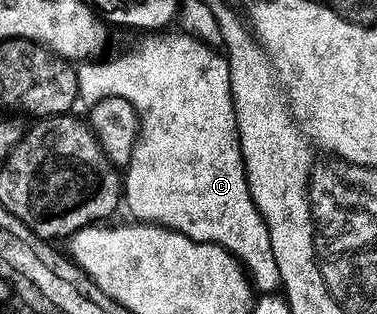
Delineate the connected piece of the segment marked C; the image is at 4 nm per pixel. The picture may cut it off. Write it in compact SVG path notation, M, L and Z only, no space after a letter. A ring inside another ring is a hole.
M180 30L171 31L166 31L164 34L146 35L149 37L141 41L136 48L131 48L128 52L123 52L120 56L113 57L112 60L95 58L90 62L80 63L77 68L79 73L79 100L82 103L85 102L84 105L90 106L101 102L101 98L125 98L125 102L132 103L133 108L139 112L137 144L133 148L133 158L127 163L125 175L122 177L122 199L125 201L125 208L131 211L130 219L132 221L171 228L174 232L180 232L189 238L200 240L206 244L220 244L222 248L227 249L243 265L252 285L260 293L274 293L280 287L279 271L277 270L277 262L273 258L273 246L269 242L269 230L265 226L263 216L257 210L257 206L249 194L247 175L243 169L243 155L239 149L239 132L235 128L235 111L233 110L231 79L229 78L229 66L227 65L226 55L222 51L213 49L209 45L203 44L199 39L195 39Z

